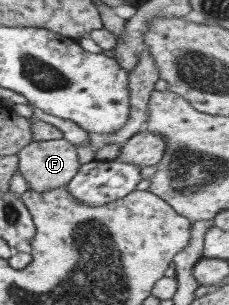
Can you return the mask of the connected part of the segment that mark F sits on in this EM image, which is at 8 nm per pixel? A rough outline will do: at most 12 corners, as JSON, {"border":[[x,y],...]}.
{"border":[[63,137],[32,141],[16,157],[28,189],[65,187],[80,167]]}

